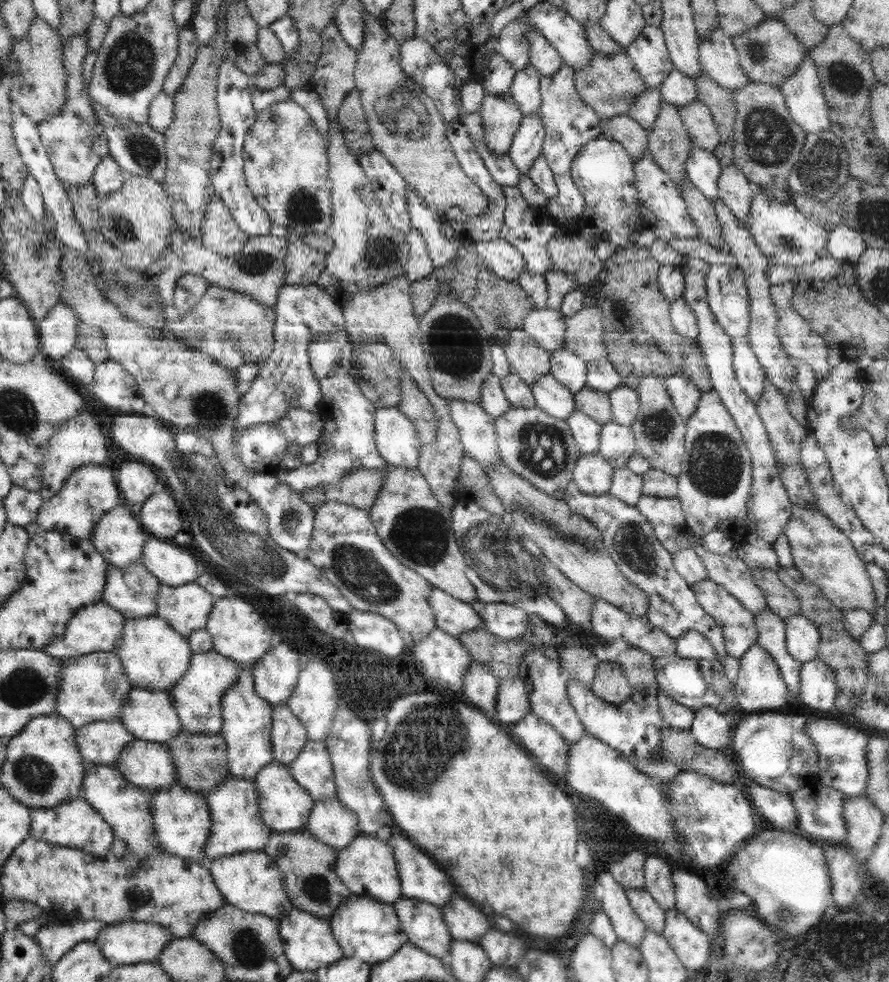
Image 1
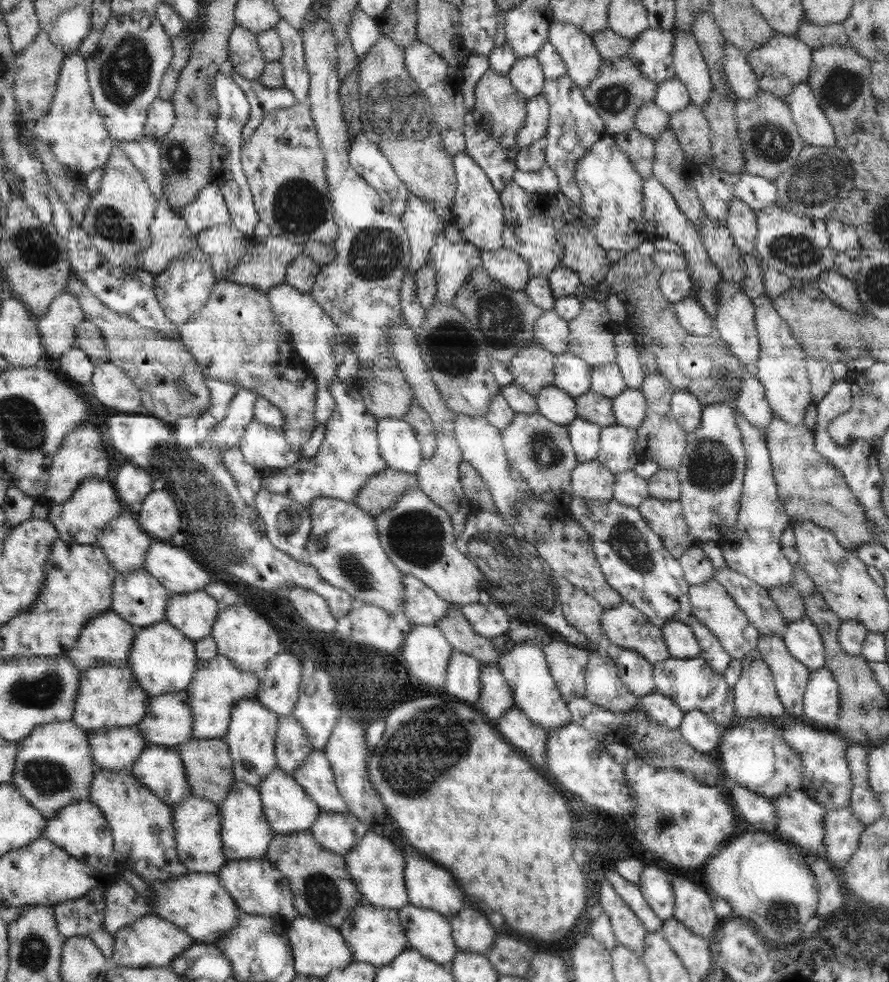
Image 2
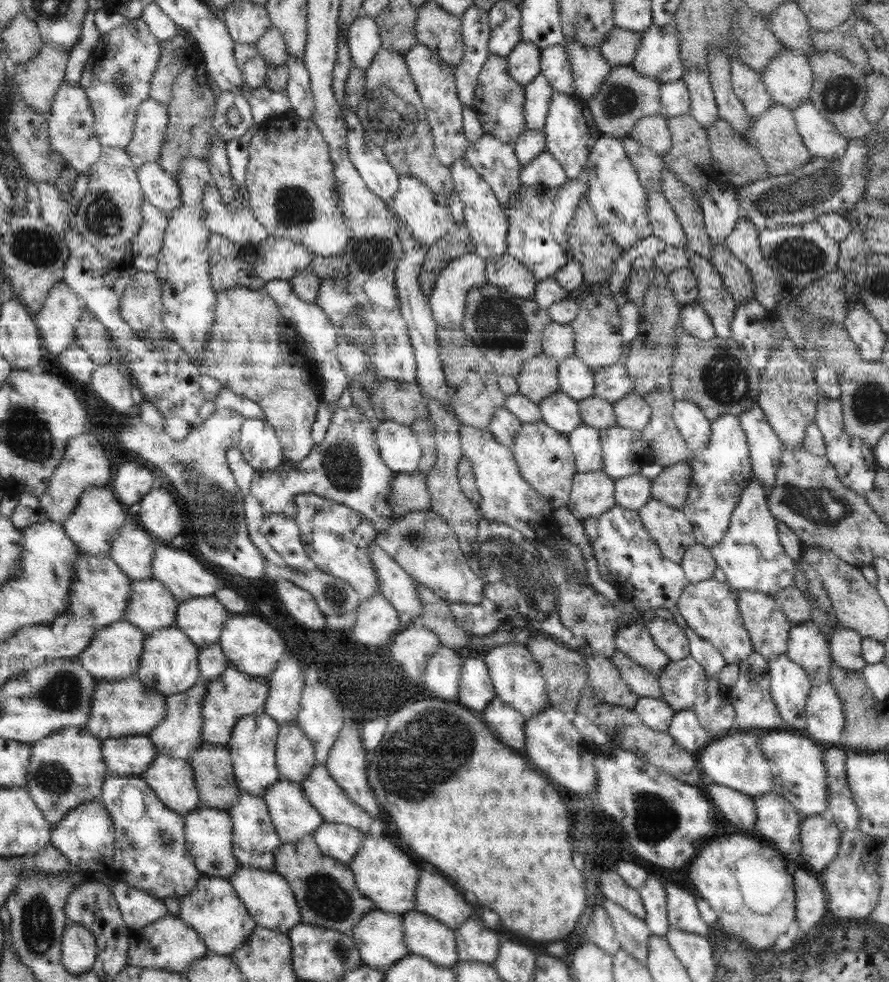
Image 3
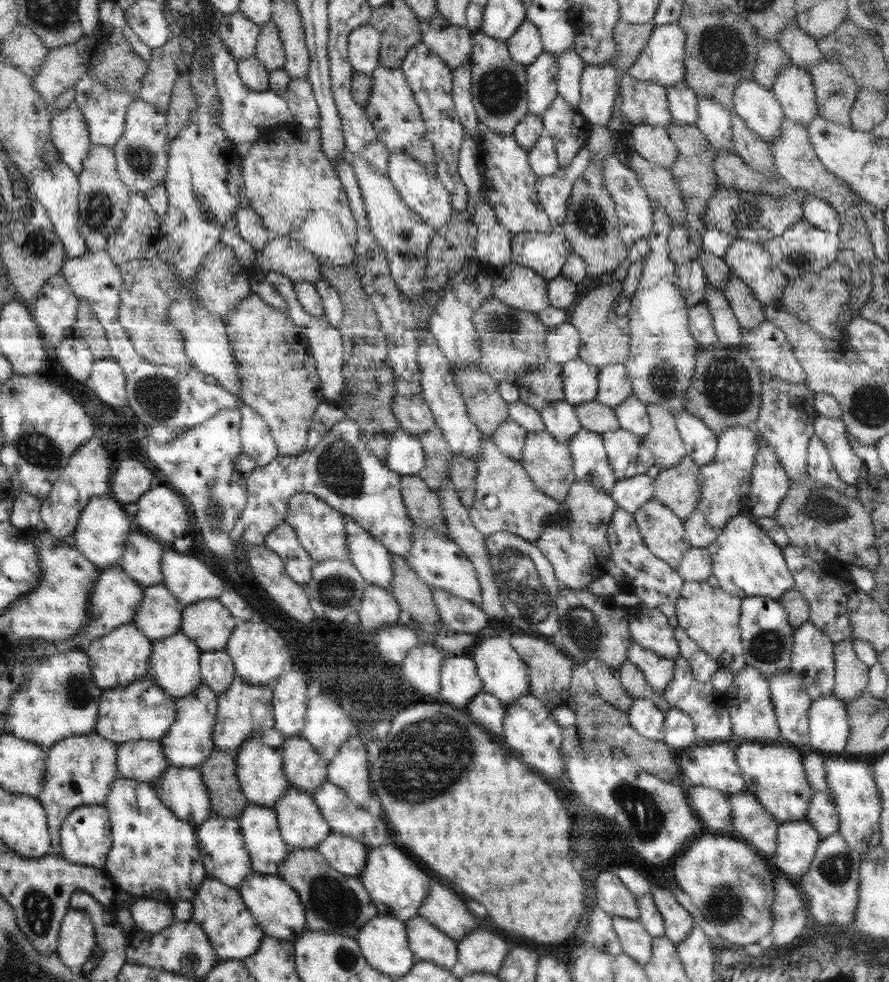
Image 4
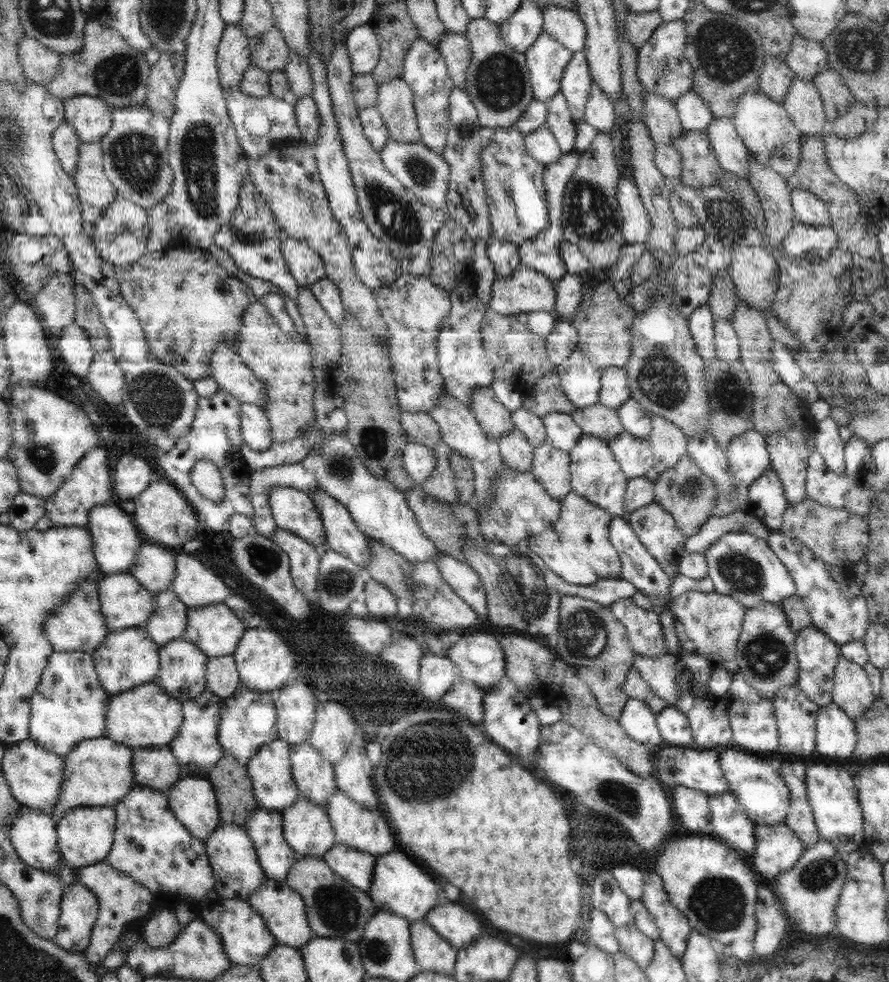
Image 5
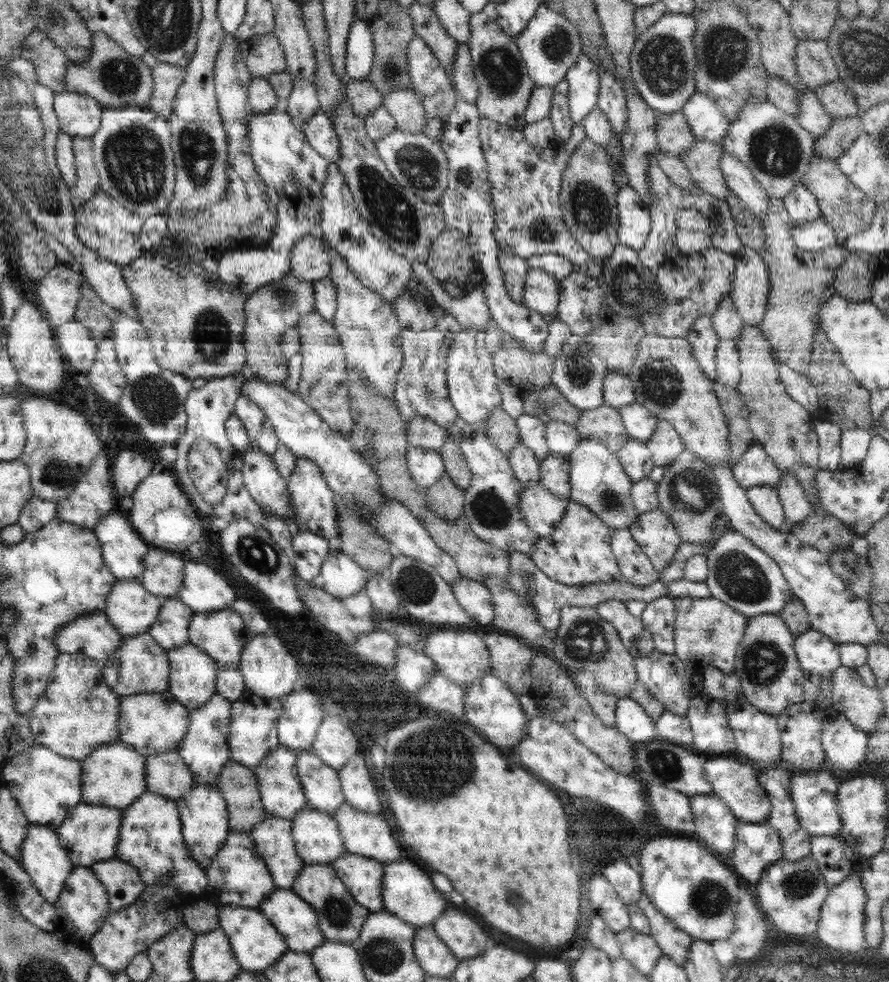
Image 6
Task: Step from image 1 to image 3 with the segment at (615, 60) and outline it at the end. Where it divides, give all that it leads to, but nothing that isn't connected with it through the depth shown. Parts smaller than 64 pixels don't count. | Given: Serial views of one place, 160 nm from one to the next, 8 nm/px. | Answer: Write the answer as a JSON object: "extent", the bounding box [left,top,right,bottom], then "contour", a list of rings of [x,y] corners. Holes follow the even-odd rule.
{"extent":[587,65,661,139],"contour":[[[613,65],[600,90],[587,103],[598,131],[604,136],[623,139],[639,118],[659,114],[661,83],[636,72],[630,65]]]}

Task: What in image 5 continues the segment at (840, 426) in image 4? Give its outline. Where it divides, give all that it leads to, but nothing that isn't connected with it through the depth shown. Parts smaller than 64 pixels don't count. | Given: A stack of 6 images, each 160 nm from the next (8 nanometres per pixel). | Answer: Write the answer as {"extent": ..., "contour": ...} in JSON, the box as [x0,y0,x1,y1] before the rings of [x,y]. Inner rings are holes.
{"extent":[812,417,845,475],"contour":[[[828,417],[817,423],[812,442],[815,451],[824,459],[827,470],[836,475],[845,475],[845,442],[841,436],[841,427],[834,418]]]}

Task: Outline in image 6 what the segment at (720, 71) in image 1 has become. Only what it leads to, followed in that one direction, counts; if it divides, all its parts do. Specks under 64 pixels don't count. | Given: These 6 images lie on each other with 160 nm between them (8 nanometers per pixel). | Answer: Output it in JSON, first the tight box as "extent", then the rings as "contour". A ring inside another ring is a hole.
{"extent":[720,99,816,199],"contour":[[[755,99],[748,101],[739,112],[737,120],[729,124],[728,133],[720,145],[727,154],[731,154],[750,169],[768,196],[783,199],[797,183],[801,182],[804,173],[809,169],[815,142],[816,139],[800,127],[795,116],[776,108],[776,105],[768,100]]]}

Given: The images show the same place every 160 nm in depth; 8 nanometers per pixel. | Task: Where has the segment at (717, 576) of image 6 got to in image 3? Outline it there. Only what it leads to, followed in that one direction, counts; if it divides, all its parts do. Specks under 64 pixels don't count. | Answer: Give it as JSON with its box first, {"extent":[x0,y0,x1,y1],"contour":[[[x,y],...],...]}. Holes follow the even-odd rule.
{"extent":[710,475,797,596],"contour":[[[751,475],[751,480],[732,514],[724,538],[710,549],[717,567],[722,568],[725,574],[725,583],[733,591],[760,591],[772,596],[779,590],[794,585],[797,563],[781,545],[777,518],[772,516],[766,491],[755,476]]]}

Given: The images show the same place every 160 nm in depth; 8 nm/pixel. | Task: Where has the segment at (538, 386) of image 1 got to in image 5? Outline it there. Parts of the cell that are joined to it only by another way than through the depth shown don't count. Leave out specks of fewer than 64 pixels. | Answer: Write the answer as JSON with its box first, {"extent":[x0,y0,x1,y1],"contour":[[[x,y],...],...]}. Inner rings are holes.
{"extent":[541,412,583,451],"contour":[[[551,412],[541,417],[545,426],[545,440],[560,450],[570,451],[583,435],[582,429],[568,413]]]}

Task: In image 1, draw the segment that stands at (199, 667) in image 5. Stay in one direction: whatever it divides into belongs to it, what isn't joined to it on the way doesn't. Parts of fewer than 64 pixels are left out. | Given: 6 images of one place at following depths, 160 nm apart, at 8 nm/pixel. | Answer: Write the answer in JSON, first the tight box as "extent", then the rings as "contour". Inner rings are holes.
{"extent":[114,615,192,691],"contour":[[[155,615],[125,619],[123,637],[114,652],[120,658],[130,684],[152,691],[168,691],[172,688],[189,669],[192,655],[188,638]]]}

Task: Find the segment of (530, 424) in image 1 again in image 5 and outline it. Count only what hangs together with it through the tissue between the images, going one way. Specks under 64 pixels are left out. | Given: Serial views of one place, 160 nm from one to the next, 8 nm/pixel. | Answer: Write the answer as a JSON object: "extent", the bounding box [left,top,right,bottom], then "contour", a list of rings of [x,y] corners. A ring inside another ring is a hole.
{"extent":[530,442,572,501],"contour":[[[544,442],[533,449],[530,472],[552,498],[561,501],[572,491],[570,464],[569,451]]]}

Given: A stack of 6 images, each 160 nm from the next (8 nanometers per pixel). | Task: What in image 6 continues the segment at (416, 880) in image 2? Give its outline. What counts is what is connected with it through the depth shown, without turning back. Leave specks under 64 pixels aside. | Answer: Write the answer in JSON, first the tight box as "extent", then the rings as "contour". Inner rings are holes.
{"extent":[432,908,488,962],"contour":[[[446,908],[432,926],[459,962],[475,958],[488,948],[488,936],[484,930],[470,916],[454,908]]]}

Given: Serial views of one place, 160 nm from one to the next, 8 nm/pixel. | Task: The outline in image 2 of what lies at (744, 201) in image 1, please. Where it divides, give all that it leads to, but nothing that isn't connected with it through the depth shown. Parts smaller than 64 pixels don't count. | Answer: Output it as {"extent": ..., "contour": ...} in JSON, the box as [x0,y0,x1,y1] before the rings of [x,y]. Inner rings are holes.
{"extent":[726,198,759,255],"contour":[[[733,198],[729,204],[726,222],[730,236],[741,254],[756,255],[755,242],[759,231],[756,212],[739,198]]]}

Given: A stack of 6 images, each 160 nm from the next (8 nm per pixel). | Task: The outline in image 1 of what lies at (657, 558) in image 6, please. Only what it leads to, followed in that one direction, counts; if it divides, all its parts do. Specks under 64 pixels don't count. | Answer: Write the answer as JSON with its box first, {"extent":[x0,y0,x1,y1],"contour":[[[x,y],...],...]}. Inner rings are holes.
{"extent":[635,496,693,552],"contour":[[[640,496],[635,506],[652,525],[656,538],[668,552],[678,552],[693,544],[681,502],[676,498]]]}

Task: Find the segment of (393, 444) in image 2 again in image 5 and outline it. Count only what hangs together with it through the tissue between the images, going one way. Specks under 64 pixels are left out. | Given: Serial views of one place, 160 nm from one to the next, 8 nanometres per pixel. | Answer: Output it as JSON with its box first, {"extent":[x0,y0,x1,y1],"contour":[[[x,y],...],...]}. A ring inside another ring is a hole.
{"extent":[402,441,436,485],"contour":[[[407,441],[403,448],[402,462],[406,473],[410,475],[415,484],[420,485],[432,475],[436,467],[434,451],[416,442]]]}

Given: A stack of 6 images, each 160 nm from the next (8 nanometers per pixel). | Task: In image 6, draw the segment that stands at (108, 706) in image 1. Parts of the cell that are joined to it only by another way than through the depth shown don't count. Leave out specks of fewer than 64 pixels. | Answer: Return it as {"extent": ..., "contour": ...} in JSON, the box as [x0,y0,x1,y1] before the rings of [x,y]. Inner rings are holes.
{"extent":[118,692,189,756],"contour":[[[169,692],[122,696],[119,706],[118,740],[130,745],[142,756],[177,752],[180,741],[187,735],[189,710]]]}

